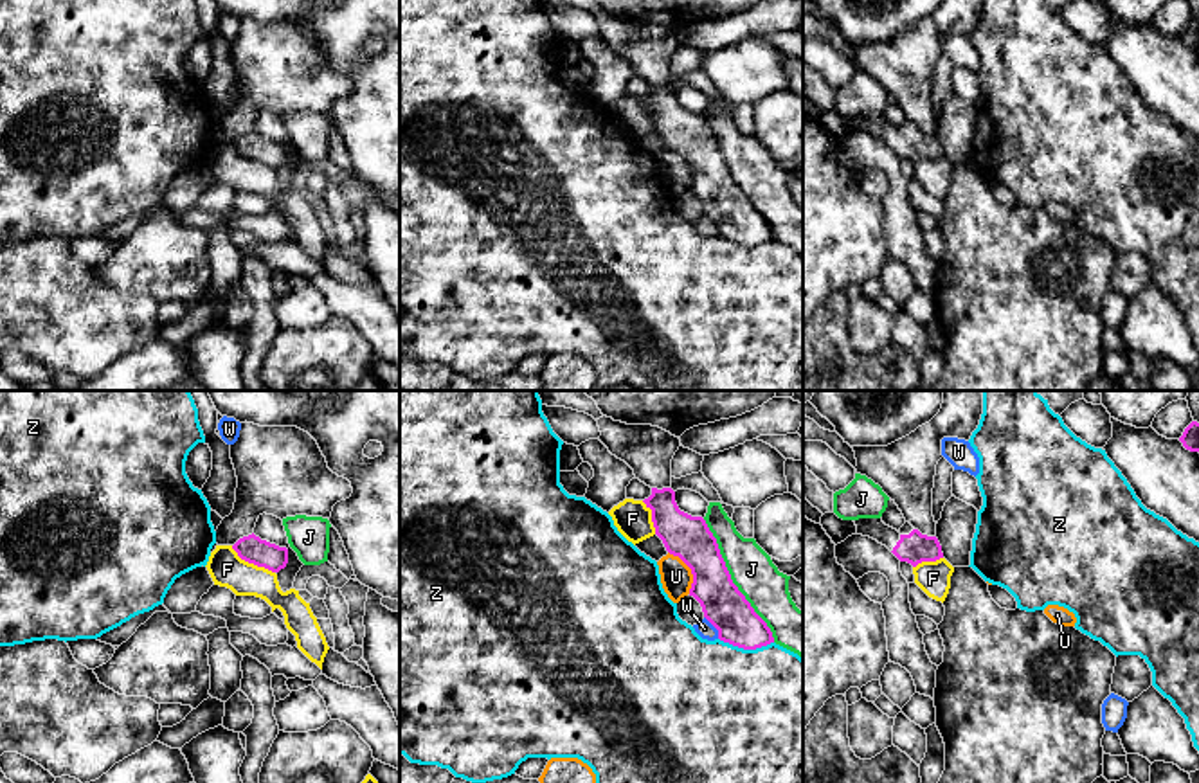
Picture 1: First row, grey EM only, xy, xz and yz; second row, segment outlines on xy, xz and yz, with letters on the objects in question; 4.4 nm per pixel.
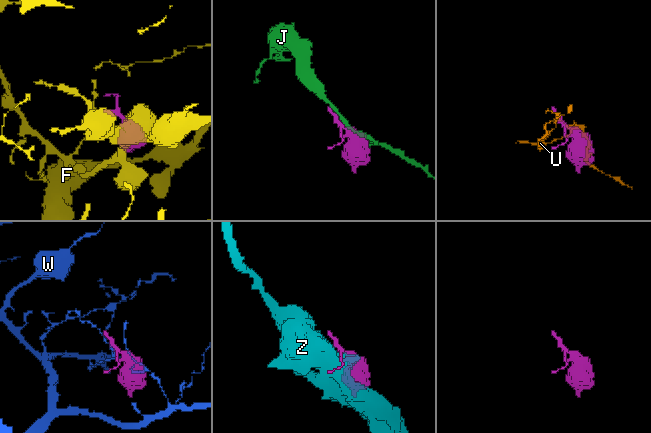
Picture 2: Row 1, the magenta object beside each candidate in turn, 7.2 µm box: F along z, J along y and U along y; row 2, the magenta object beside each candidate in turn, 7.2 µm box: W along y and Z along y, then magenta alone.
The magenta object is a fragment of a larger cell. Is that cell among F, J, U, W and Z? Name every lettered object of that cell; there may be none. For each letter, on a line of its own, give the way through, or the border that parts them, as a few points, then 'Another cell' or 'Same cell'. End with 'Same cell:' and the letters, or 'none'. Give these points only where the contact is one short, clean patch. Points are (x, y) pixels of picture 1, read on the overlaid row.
F: Boundary: xy (231, 546), (242, 558), (274, 573). Another cell
J: Another cell
U: Another cell
W: Another cell
Z: Another cell
Same cell: none

